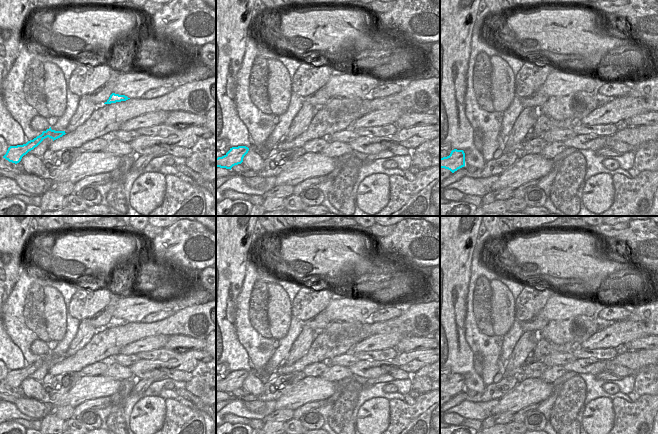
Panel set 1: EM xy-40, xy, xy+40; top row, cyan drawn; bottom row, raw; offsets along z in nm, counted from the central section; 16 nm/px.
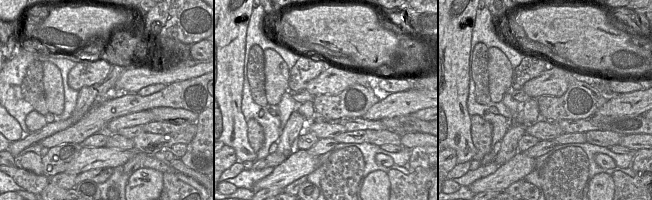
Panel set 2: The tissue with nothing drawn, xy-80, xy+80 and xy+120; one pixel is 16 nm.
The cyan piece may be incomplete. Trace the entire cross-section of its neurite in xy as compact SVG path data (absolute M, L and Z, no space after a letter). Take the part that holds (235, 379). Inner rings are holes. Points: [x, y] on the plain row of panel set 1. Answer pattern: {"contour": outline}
{"contour": "M246 370L232 371L222 381L216 382L216 391L230 393L243 386L244 380L248 377L249 372Z"}

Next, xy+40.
{"contour": "M454 373L447 381L440 382L440 392L450 394L452 397L465 390L465 377Z"}

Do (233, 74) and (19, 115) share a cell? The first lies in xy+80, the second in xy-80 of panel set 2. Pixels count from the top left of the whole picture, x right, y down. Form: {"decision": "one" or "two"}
{"decision": "two"}

